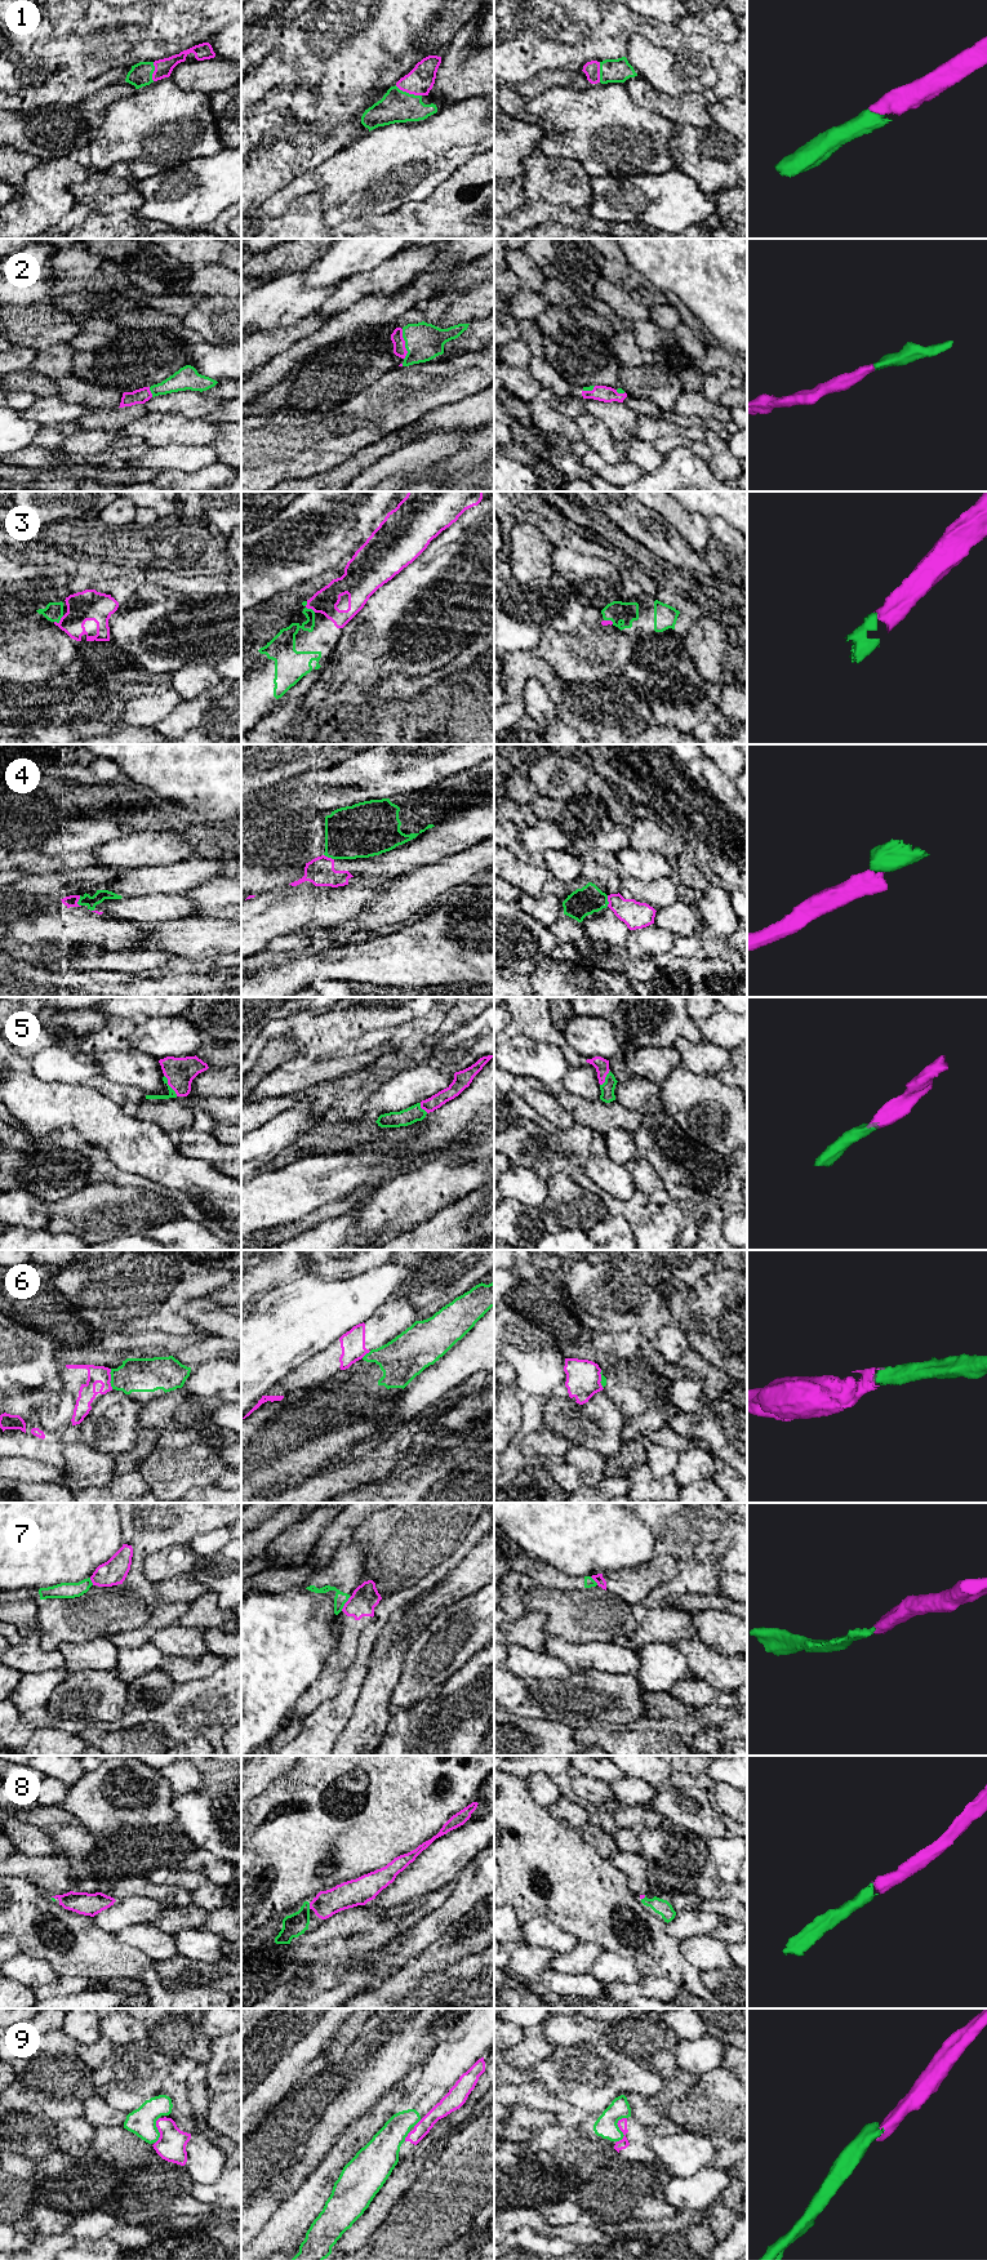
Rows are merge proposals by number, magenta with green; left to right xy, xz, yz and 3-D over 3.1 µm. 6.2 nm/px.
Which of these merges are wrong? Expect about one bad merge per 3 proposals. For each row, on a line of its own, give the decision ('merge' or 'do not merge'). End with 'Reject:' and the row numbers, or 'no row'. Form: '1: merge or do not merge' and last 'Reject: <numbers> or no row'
1: merge
2: merge
3: merge
4: do not merge
5: merge
6: do not merge
7: do not merge
8: merge
9: do not merge
Reject: 4, 6, 7, 9

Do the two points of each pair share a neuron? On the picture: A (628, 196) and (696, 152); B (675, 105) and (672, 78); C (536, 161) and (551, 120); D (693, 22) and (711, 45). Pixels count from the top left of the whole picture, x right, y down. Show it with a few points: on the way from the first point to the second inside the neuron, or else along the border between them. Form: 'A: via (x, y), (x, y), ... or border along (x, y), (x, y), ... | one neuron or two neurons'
A: border along (677, 168), (699, 188) | two neurons
B: border along (647, 83), (671, 96), (699, 93) | two neurons
C: border along (537, 148), (552, 158), (569, 158) | two neurons
D: border along (705, 35), (707, 38) | two neurons

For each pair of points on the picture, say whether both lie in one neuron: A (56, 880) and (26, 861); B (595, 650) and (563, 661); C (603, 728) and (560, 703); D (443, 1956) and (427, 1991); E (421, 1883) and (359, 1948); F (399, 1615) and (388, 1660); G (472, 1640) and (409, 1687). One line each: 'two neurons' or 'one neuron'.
A: two neurons
B: one neuron
C: one neuron
D: two neurons
E: two neurons
F: one neuron
G: one neuron

